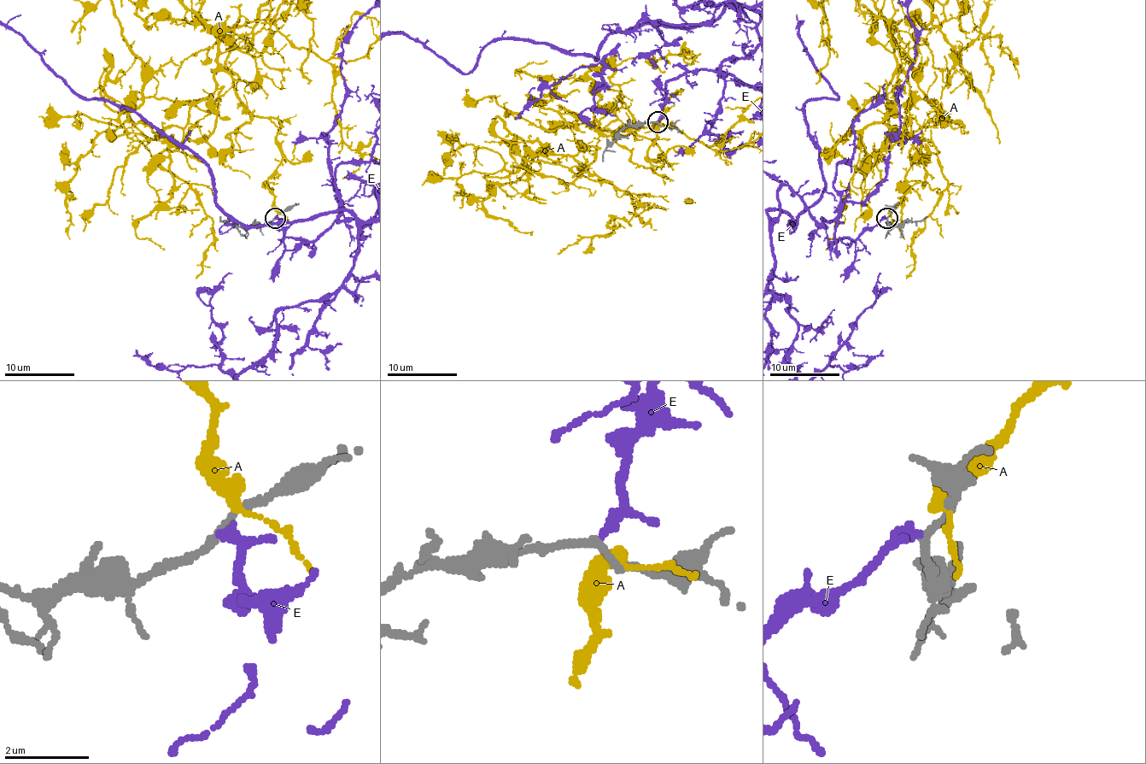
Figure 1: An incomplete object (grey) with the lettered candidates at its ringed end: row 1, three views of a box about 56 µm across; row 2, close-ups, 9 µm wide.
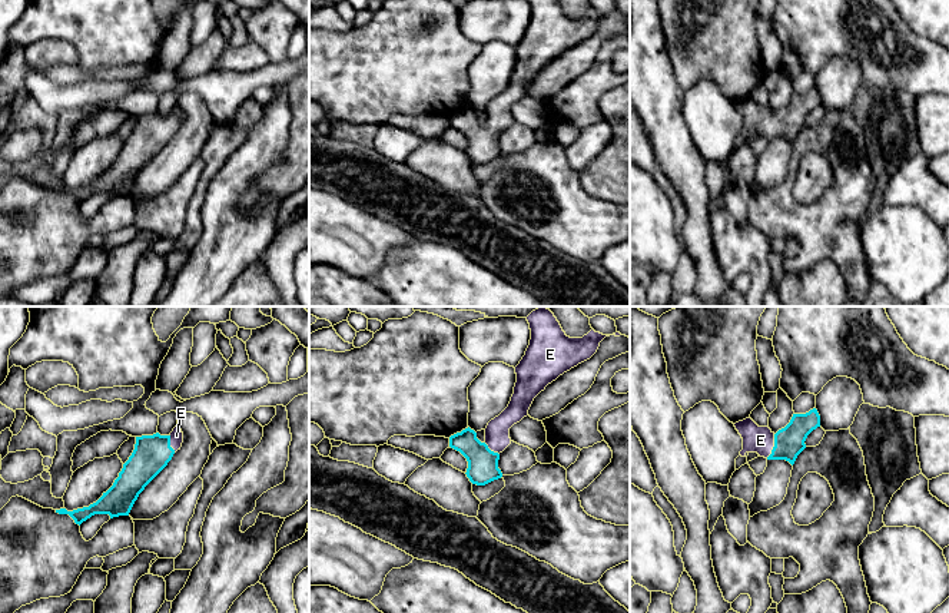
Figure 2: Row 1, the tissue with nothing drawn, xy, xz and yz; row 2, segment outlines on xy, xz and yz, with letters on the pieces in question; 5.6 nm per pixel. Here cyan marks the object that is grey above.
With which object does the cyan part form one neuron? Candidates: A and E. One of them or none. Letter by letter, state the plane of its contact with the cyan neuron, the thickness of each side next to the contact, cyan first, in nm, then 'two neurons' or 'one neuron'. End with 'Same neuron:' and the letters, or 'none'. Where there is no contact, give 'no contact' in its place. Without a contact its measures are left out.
A: no contact | two neurons
E: yz | 170/150 nm | one neuron
Same neuron: E

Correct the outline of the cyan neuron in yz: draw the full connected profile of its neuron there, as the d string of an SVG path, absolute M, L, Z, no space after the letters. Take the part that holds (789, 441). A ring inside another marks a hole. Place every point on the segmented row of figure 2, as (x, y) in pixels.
M816 408L806 414L793 414L790 423L776 434L769 427L759 427L750 417L734 424L743 438L741 457L757 453L767 460L786 460L792 465L806 448L807 435L820 427Z

